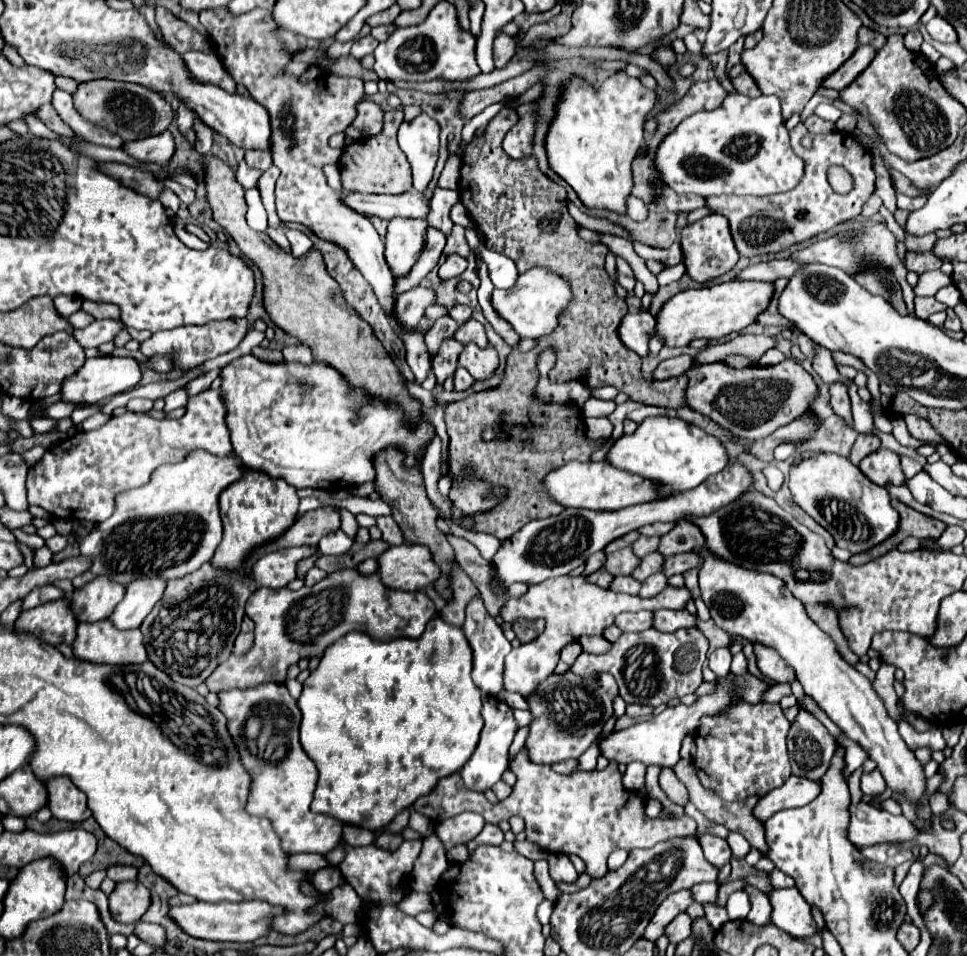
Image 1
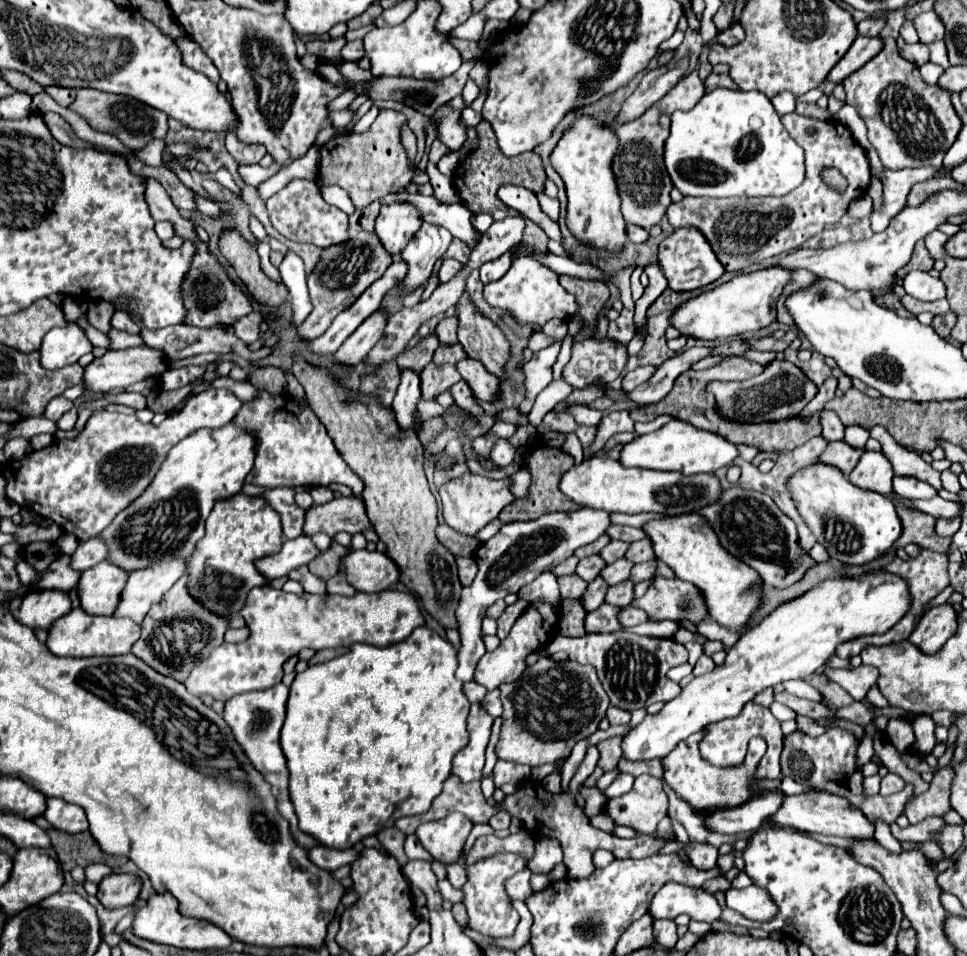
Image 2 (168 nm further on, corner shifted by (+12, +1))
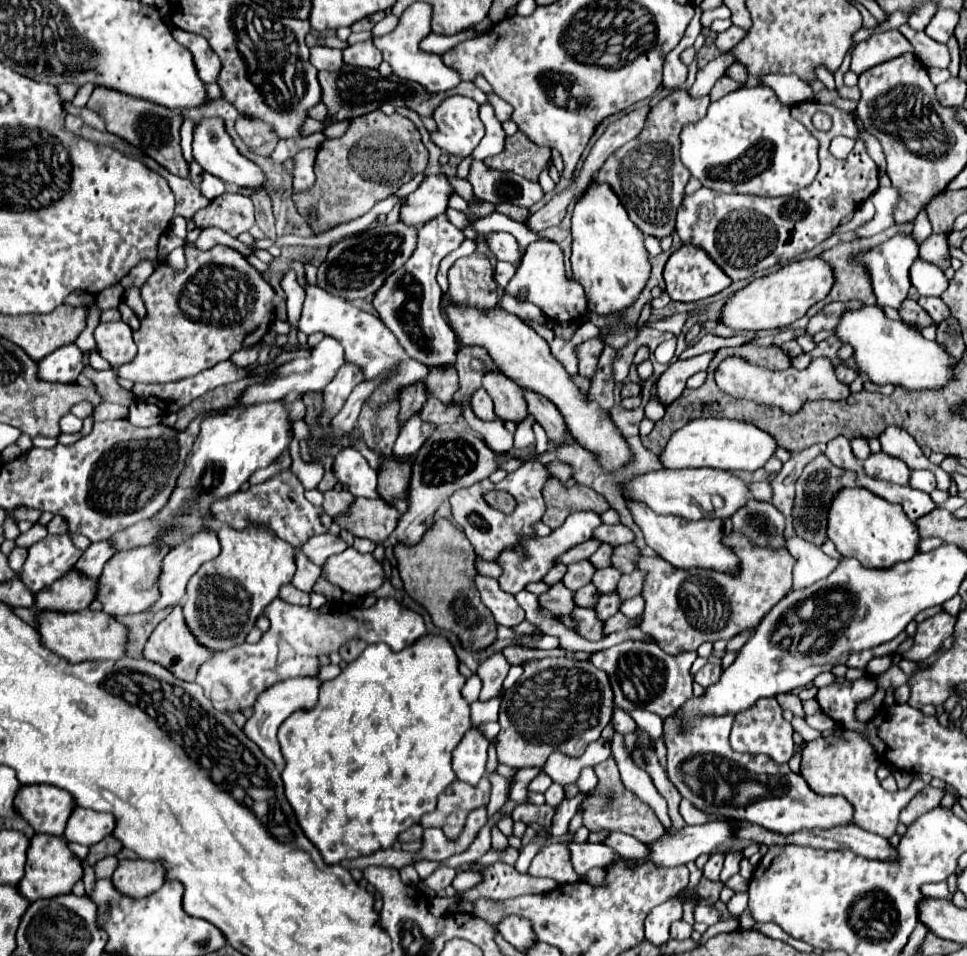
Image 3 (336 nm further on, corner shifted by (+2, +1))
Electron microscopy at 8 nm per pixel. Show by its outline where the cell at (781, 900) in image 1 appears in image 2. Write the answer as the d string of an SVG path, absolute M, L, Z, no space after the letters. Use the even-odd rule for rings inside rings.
M746 887L746 889L730 889L726 891L726 905L748 919L768 921L776 917L776 903L772 903L768 891L762 887Z

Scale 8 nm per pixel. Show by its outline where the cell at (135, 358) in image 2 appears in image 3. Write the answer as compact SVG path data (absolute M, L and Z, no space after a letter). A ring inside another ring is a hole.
M186 243L186 271L178 273L174 269L156 269L140 291L148 313L136 331L138 355L118 371L120 377L130 379L132 383L170 383L198 375L214 367L214 363L230 359L232 353L260 343L274 319L274 289L244 255L222 245L210 251L198 251L192 243Z

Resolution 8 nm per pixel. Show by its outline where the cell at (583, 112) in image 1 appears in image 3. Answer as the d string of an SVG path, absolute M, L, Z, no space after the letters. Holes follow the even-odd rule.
M592 183L586 195L578 199L574 207L574 217L572 217L572 237L574 237L574 243L572 243L572 257L570 257L570 263L572 263L570 279L584 287L586 299L588 299L588 311L598 315L622 315L628 307L634 305L634 301L646 287L650 279L650 261L648 261L648 251L644 249L642 231L634 227L620 199L616 199L614 191L608 185Z

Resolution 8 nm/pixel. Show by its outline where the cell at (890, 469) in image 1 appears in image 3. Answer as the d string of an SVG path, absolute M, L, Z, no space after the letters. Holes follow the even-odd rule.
M886 453L870 455L864 461L864 471L866 471L866 475L870 475L874 479L884 479L884 481L890 481L896 485L908 485L908 479L910 479L908 465L902 459L890 457Z

